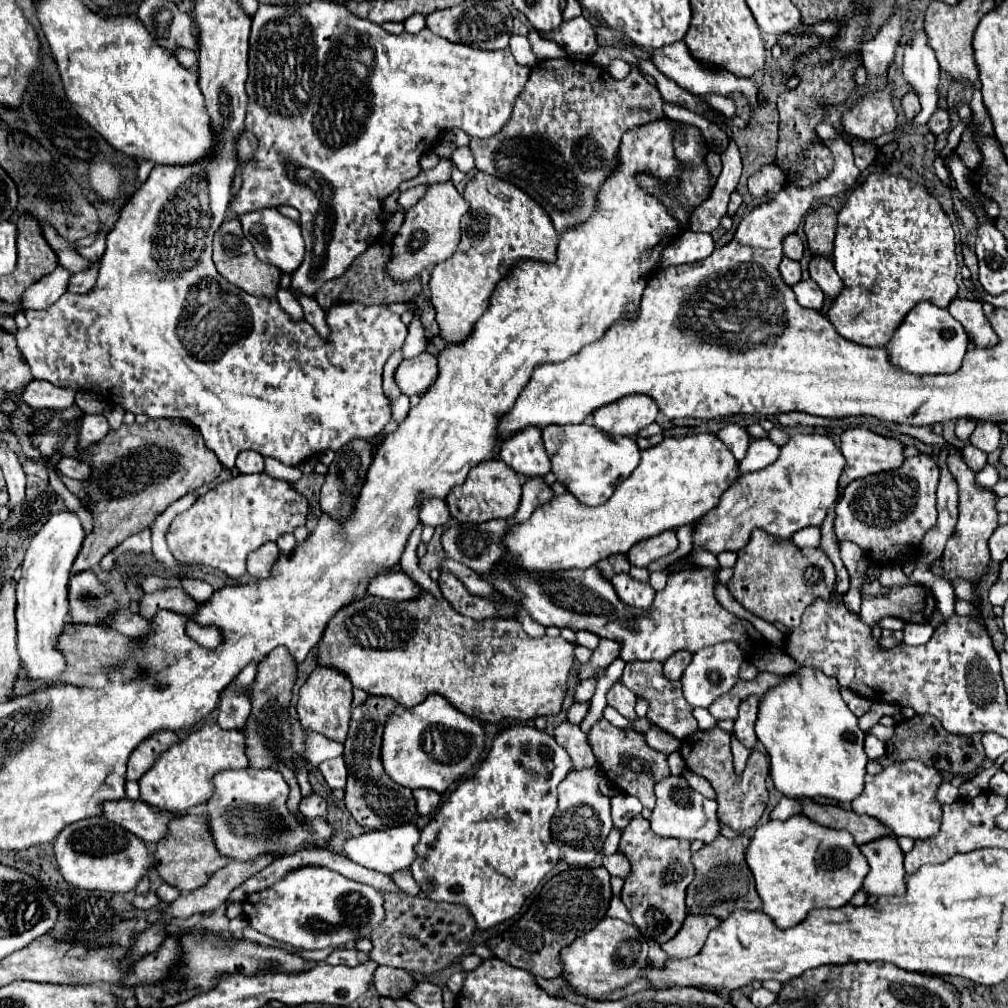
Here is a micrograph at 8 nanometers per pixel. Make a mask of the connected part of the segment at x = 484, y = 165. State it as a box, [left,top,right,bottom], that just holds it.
[469,60,663,232]

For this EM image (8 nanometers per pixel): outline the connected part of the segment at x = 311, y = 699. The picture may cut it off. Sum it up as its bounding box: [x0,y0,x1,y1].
[297,666,353,742]

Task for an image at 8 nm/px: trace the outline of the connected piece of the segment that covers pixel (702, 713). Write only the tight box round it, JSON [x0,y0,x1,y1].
[693,708,717,730]

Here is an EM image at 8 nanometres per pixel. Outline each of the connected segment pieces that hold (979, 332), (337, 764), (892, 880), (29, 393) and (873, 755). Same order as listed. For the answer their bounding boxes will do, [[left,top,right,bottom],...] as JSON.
[[947,298,997,348],[319,756,347,788],[859,836,907,896],[21,380,75,410],[865,736,885,760]]

